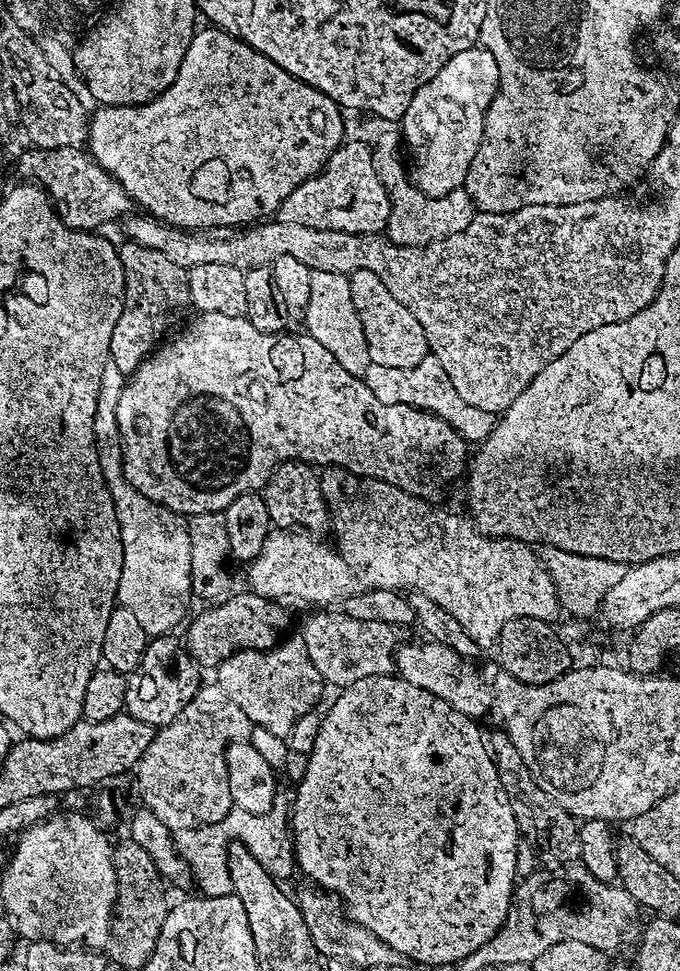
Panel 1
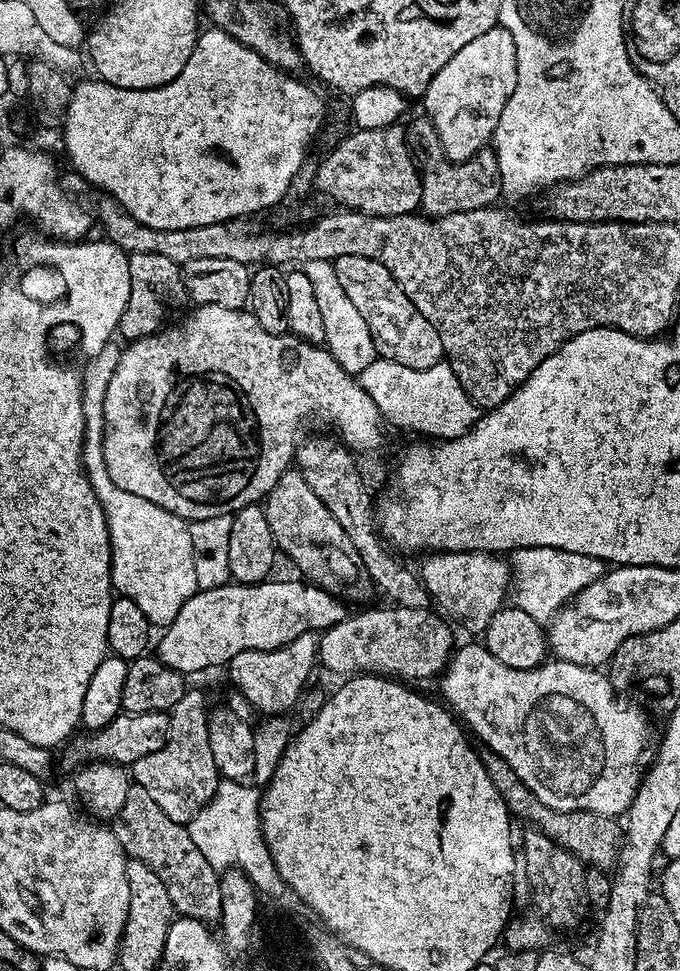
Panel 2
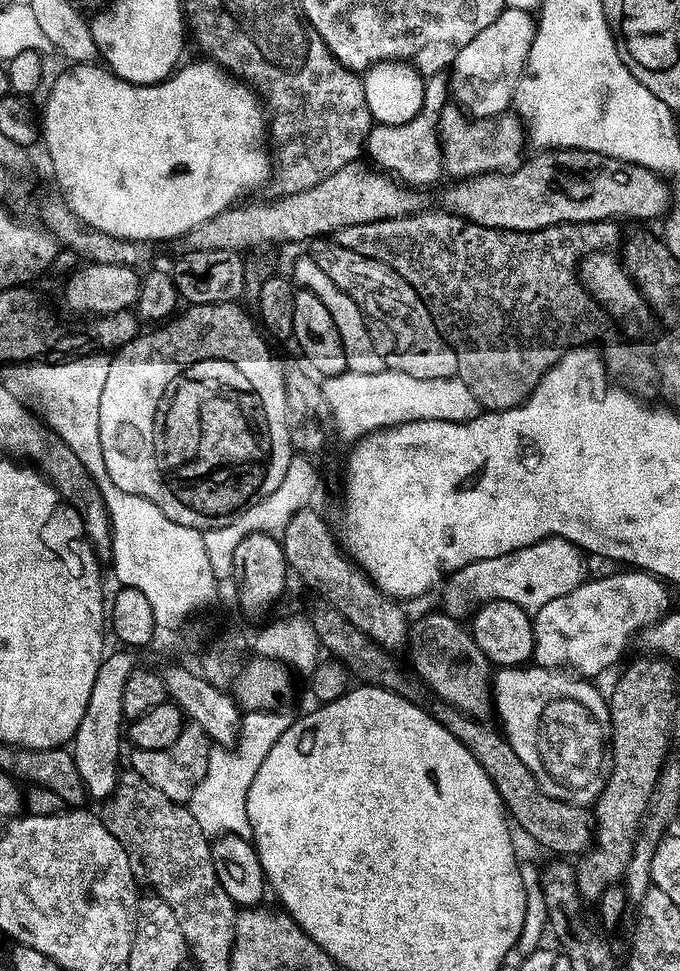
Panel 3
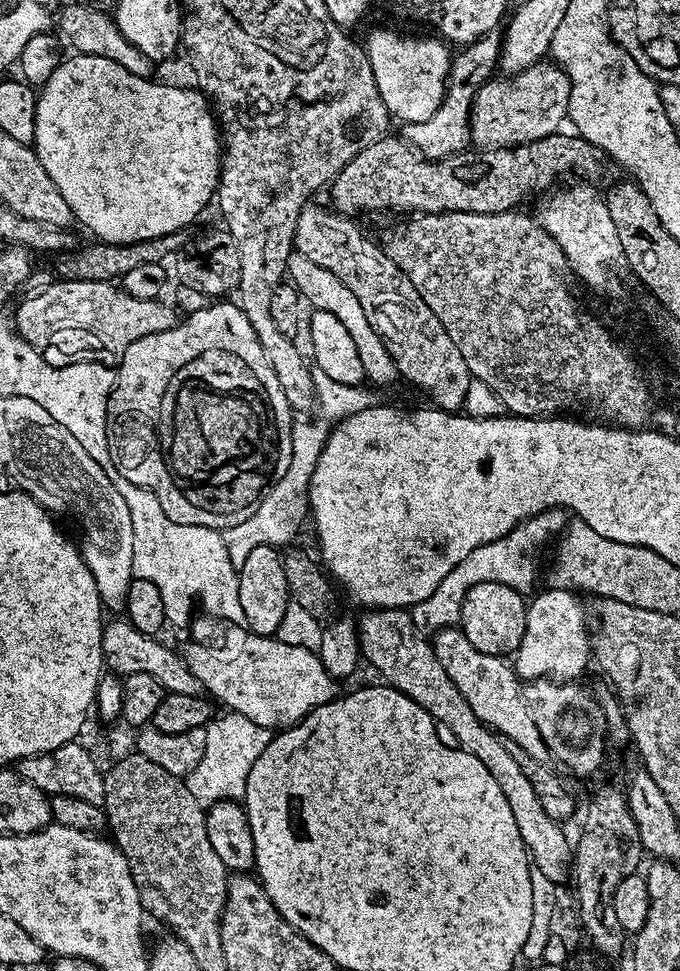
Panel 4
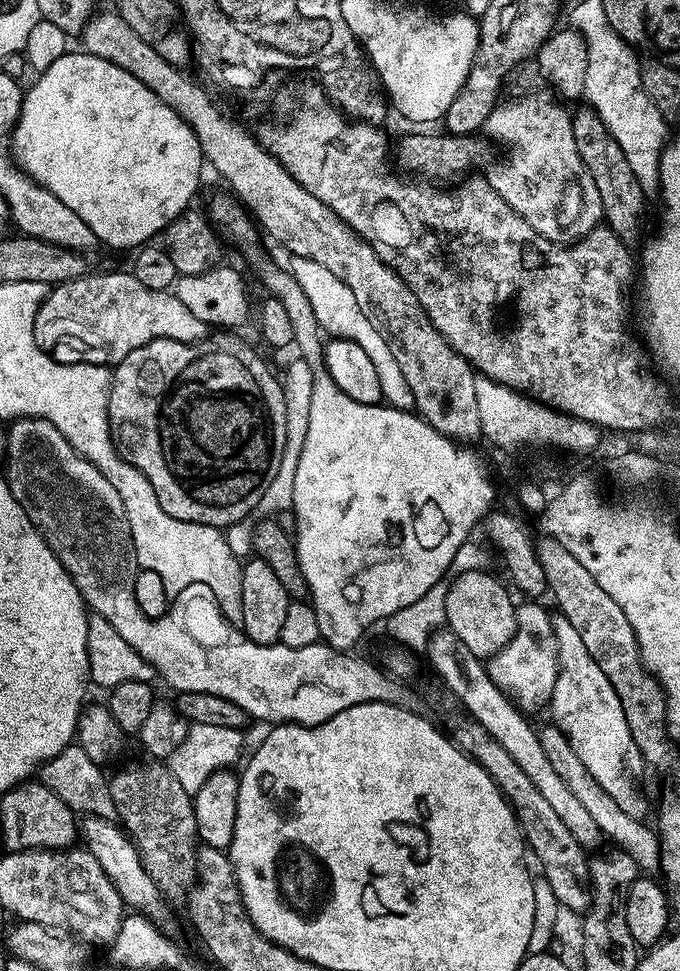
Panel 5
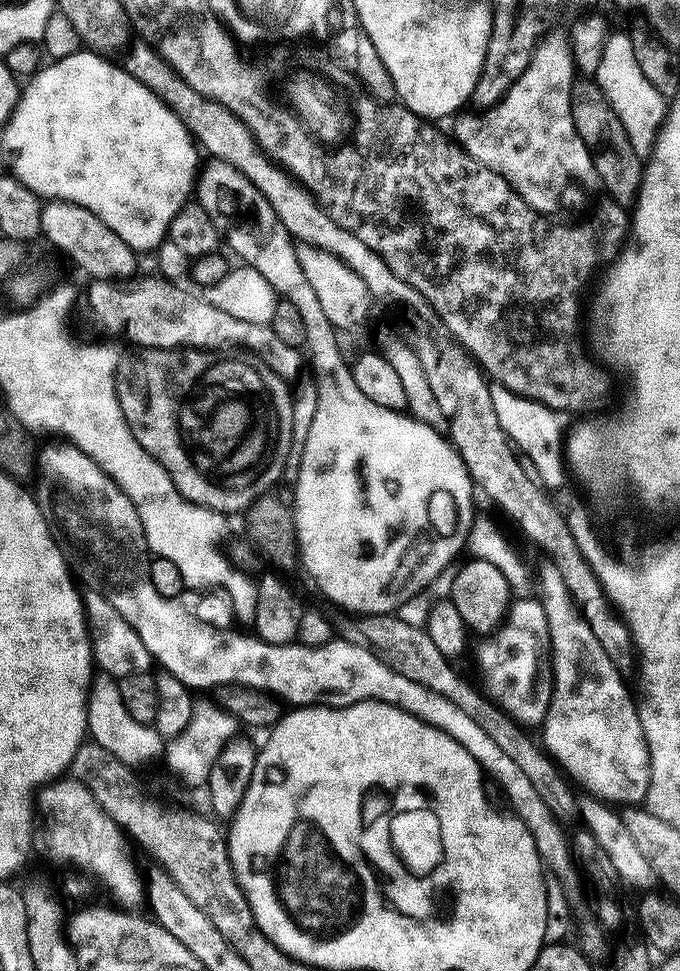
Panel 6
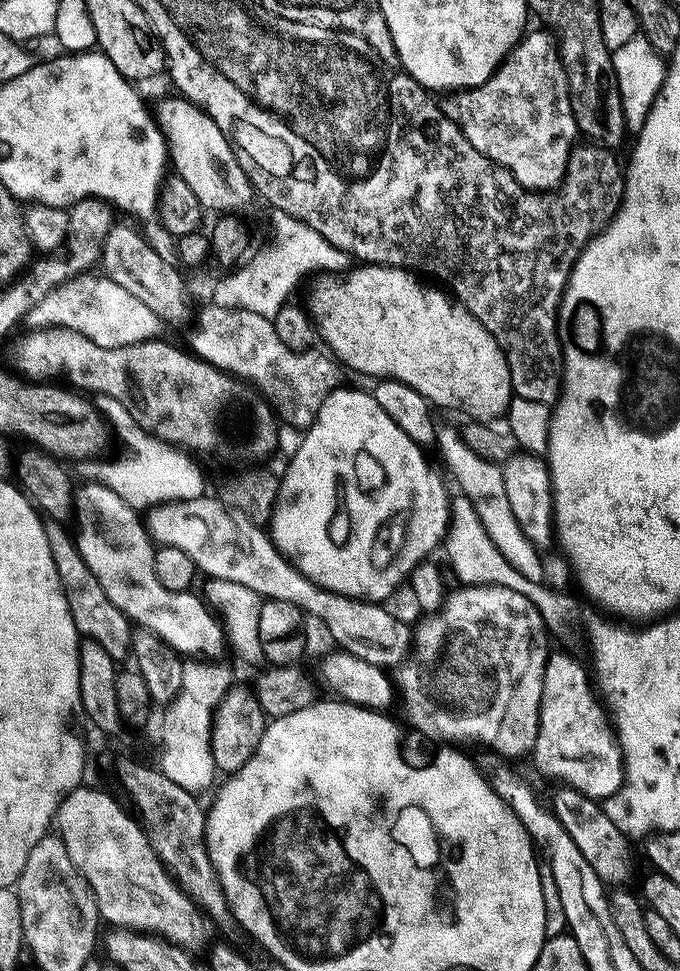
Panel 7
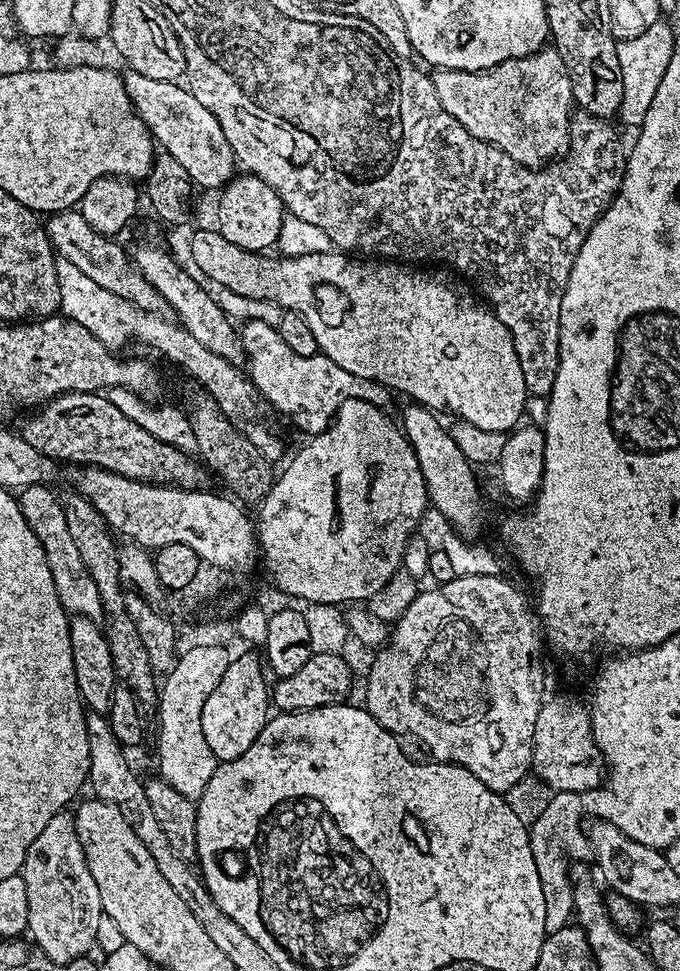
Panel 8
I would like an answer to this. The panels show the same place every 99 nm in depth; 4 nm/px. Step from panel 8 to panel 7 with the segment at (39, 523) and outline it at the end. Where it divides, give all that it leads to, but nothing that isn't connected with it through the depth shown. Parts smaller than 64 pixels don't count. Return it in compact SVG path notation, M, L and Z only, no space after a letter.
M60 522L49 523L47 525L48 541L54 558L54 566L58 570L60 585L66 594L70 614L74 618L74 626L81 637L102 646L102 650L106 650L106 654L110 654L112 660L123 662L125 659L127 661L132 655L133 625L124 612L118 610L118 606L114 606L110 598L106 598L106 590L102 590L94 574L90 574L89 567L86 566L82 554L76 548L75 539L70 535L69 529L67 532L63 528L64 526Z

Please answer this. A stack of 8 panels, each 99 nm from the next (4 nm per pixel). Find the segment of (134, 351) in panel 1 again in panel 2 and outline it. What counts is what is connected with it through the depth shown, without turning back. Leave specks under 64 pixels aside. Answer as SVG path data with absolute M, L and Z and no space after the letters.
M131 254L128 265L130 298L126 302L126 310L122 310L118 332L125 336L125 341L131 342L159 332L181 311L179 308L183 304L189 303L189 298L181 265L170 262L170 258L162 258L160 254Z

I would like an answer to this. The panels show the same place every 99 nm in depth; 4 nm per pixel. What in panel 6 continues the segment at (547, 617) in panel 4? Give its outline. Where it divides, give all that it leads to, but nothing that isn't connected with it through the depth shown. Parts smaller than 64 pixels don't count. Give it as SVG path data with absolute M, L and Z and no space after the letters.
M513 599L503 623L481 640L476 648L476 664L484 683L483 695L519 725L543 725L552 697L552 643L539 599Z

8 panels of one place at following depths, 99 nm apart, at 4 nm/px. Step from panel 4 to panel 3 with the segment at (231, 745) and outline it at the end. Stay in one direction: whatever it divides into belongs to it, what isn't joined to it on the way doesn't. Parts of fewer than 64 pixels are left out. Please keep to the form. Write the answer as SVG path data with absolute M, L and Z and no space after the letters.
M285 710L245 711L241 717L240 738L233 748L228 746L213 747L206 774L202 782L194 790L190 807L194 818L209 838L226 835L247 837L252 831L246 812L246 798L250 794L250 782L254 782L254 774L258 774L258 766L270 754L270 746L290 730L294 719L293 713Z

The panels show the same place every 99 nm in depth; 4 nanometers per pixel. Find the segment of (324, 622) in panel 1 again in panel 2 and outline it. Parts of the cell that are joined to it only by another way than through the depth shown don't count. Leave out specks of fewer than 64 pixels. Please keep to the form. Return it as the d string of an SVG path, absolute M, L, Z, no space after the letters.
M387 607L360 612L357 616L350 614L342 622L319 633L319 663L337 672L340 678L353 674L383 674L404 682L416 682L412 680L439 677L452 659L453 625L428 608Z

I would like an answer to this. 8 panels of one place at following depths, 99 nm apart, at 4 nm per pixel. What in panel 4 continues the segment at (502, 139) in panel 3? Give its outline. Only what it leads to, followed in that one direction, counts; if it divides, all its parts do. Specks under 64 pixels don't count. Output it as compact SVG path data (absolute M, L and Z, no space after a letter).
M555 62L531 64L521 72L505 75L504 80L487 80L477 90L472 103L472 116L468 120L470 140L477 149L517 148L519 144L532 144L561 131L560 123L568 115L571 82Z

